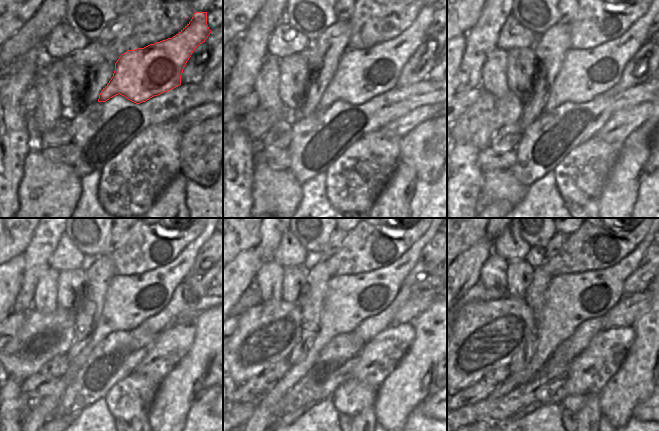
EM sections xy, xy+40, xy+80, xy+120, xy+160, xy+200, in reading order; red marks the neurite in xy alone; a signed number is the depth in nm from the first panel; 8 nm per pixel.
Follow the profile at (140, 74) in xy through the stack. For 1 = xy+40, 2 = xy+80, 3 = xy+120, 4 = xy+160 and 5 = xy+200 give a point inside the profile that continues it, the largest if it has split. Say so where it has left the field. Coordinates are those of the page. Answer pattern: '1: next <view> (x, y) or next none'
1: next xy+40 (361, 75)
2: next xy+80 (584, 74)
3: next xy+120 (130, 300)
4: next xy+160 (350, 299)
5: next xy+200 (571, 299)

